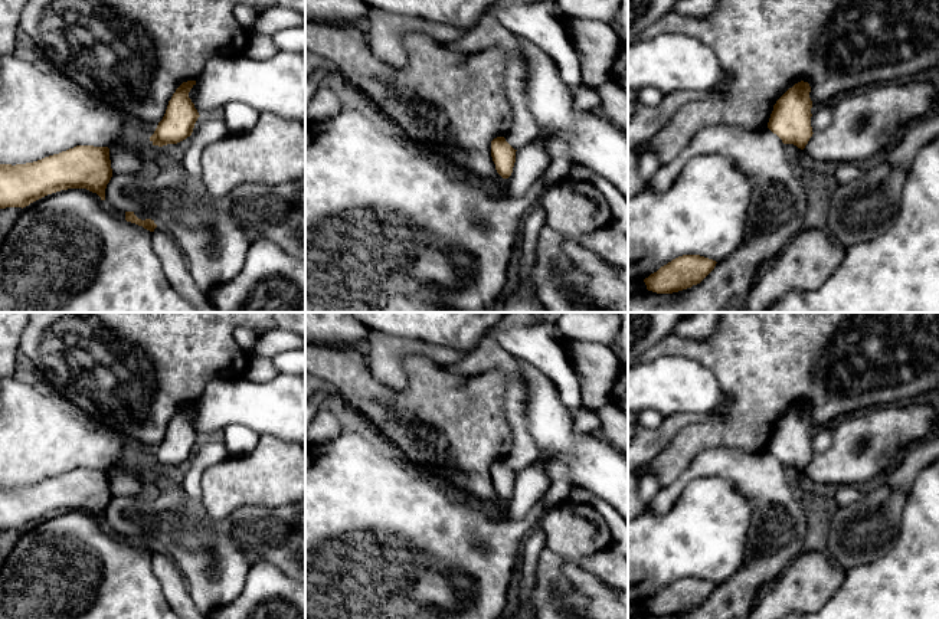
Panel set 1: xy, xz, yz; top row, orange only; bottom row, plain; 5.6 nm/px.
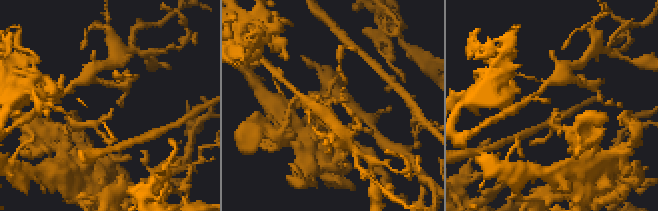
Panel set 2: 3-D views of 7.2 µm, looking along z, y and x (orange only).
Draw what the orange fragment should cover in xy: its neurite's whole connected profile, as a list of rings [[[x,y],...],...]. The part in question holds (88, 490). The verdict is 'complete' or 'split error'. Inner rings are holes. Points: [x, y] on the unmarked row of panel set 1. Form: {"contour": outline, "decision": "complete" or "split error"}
{"contour": [[[76,468],[33,485],[0,487],[0,531],[23,531],[68,511],[86,511],[105,523],[111,500],[108,469]]], "decision": "complete"}

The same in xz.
{"contour": [[[497,459],[491,464],[491,479],[497,495],[503,501],[508,501],[516,485],[516,474],[504,459]]], "decision": "complete"}

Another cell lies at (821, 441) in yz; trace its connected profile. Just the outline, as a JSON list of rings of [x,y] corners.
[[[821,429],[815,436],[811,439],[811,449],[812,455],[819,455],[825,452],[832,442],[832,430]]]

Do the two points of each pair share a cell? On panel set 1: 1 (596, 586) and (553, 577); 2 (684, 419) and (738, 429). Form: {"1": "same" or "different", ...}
{"1": "different", "2": "different"}

